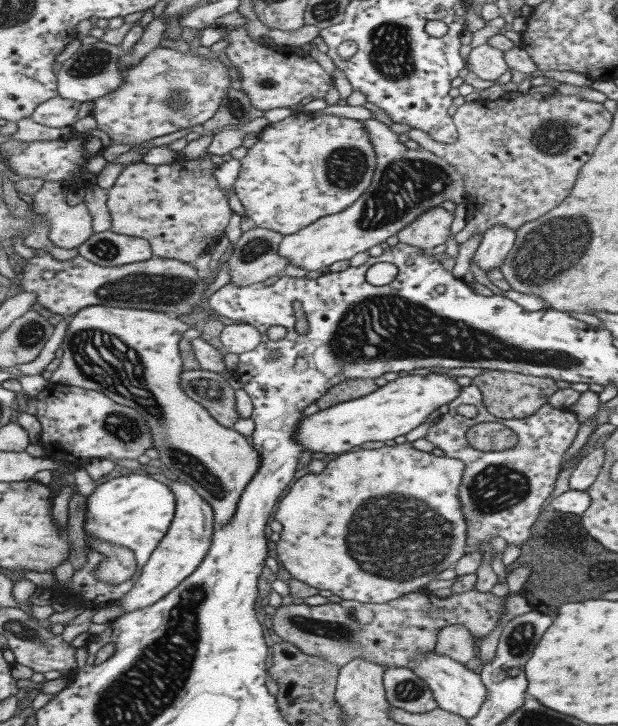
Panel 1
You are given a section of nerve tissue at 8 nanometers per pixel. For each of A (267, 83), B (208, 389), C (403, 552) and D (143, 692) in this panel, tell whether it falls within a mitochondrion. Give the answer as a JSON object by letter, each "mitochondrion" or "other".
{"A":"mitochondrion","B":"mitochondrion","C":"mitochondrion","D":"mitochondrion"}

